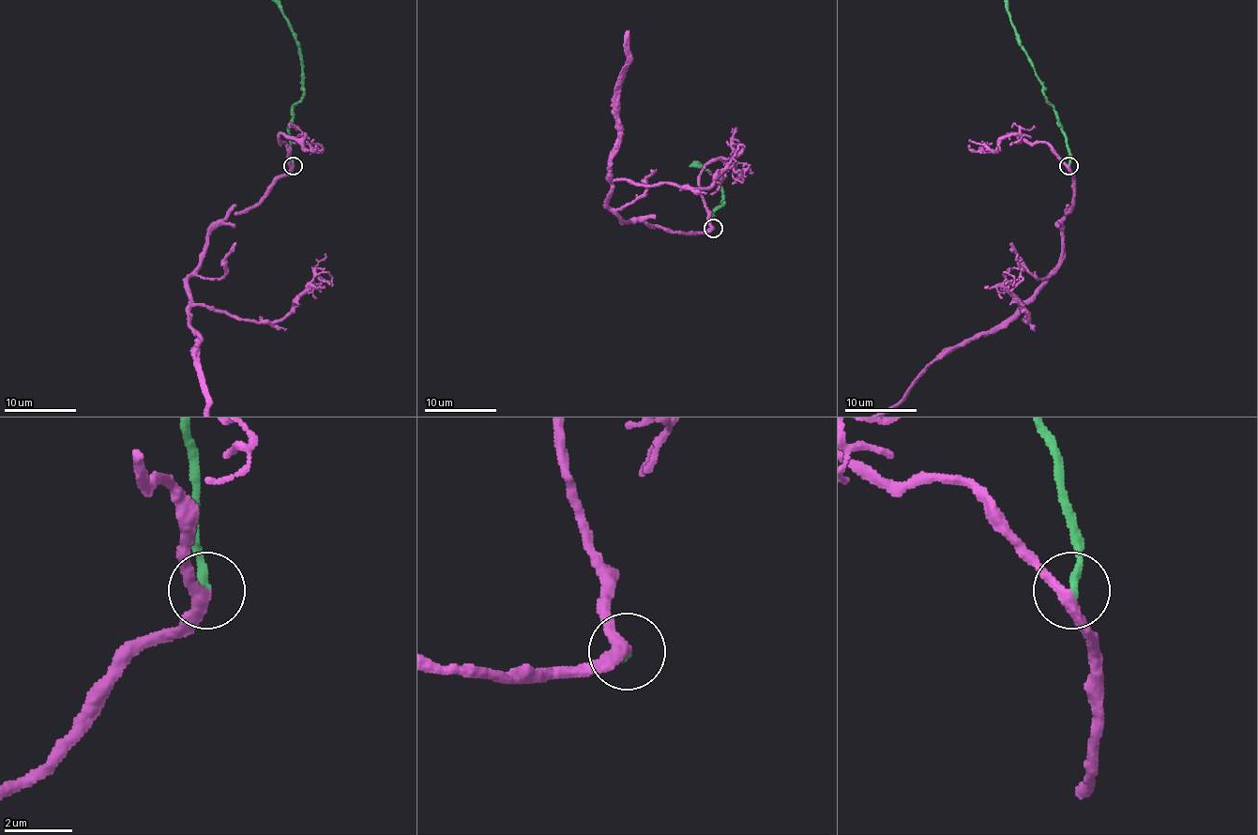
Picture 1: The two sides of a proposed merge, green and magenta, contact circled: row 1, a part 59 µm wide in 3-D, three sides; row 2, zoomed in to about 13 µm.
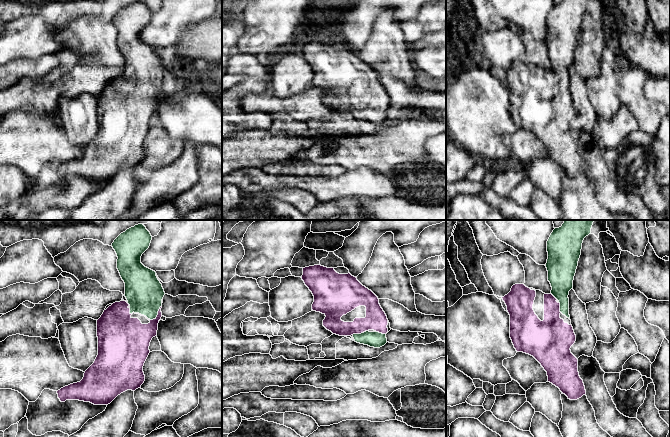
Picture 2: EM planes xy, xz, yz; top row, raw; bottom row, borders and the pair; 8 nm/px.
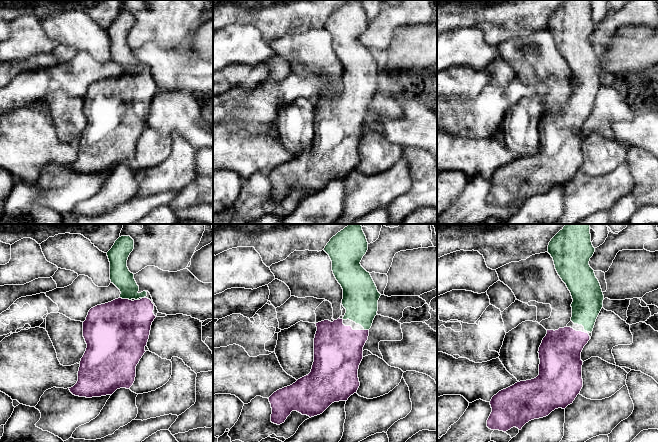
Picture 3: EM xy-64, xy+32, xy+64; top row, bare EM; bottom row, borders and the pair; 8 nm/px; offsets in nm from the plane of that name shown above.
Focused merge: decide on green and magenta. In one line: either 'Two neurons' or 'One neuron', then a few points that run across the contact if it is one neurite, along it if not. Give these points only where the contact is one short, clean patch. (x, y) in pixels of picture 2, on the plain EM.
One neuron. Line: xy (144, 68), (144, 91), (150, 99), (126, 116)

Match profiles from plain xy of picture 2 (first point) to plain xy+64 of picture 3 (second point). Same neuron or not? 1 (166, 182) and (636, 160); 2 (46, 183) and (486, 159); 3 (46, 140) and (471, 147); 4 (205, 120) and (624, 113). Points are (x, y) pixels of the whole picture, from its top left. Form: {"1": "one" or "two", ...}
{"1": "two", "2": "two", "3": "one", "4": "two"}

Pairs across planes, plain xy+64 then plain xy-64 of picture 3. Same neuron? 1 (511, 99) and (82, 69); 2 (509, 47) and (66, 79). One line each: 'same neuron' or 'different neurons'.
1: same neuron
2: different neurons

